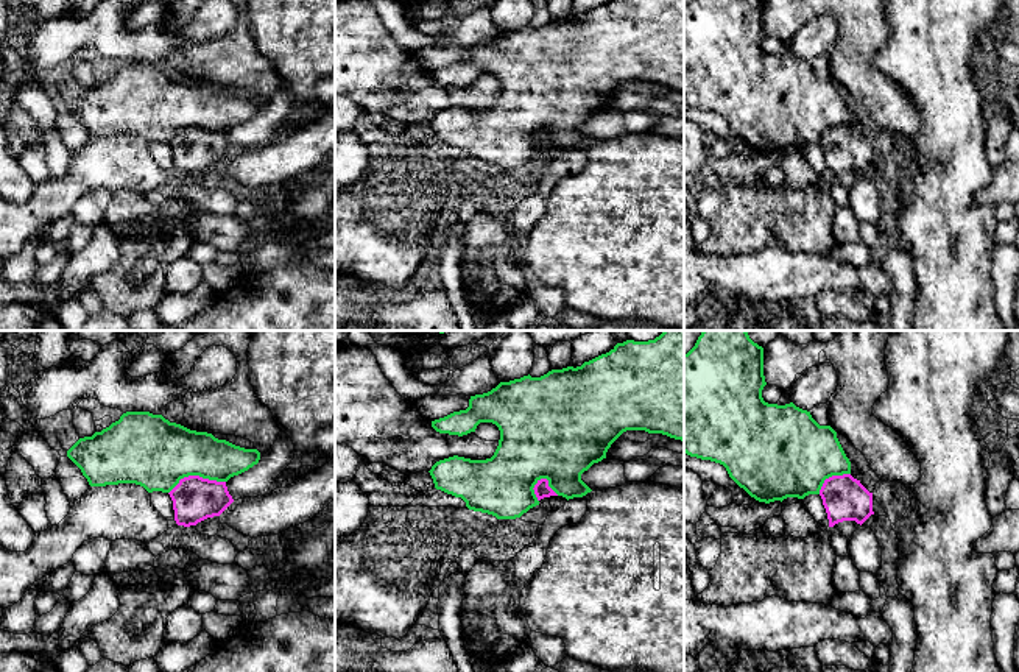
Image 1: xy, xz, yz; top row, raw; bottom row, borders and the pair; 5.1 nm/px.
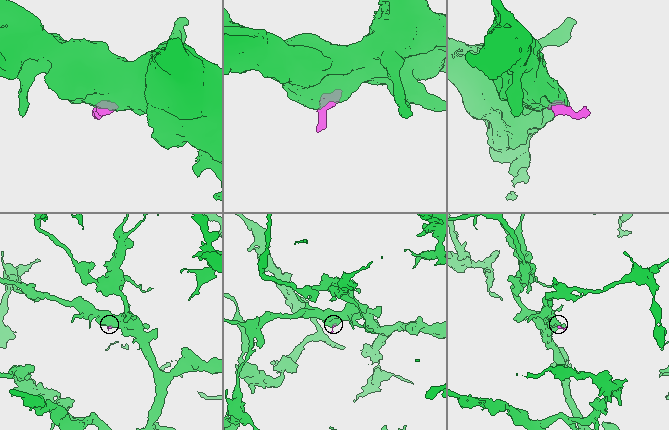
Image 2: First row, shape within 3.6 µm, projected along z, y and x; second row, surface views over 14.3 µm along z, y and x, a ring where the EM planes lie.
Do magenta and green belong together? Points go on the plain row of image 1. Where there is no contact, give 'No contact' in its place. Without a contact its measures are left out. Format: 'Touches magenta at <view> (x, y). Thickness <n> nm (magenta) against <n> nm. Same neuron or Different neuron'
Touches magenta at xy (195, 127). Thickness 220 nm (magenta) against 360 nm. Different neuron

